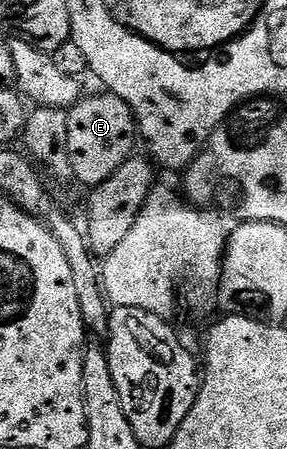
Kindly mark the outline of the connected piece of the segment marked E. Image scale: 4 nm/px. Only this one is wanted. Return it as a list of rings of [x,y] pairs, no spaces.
[[[102,92],[84,97],[72,106],[67,119],[69,120],[69,164],[74,181],[84,182],[87,188],[99,186],[121,164],[132,157],[137,139],[137,121],[135,112],[116,94]]]

